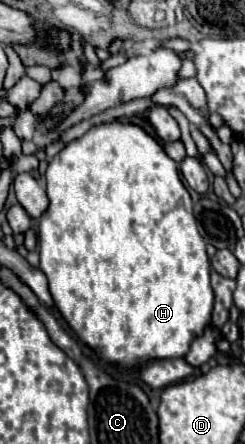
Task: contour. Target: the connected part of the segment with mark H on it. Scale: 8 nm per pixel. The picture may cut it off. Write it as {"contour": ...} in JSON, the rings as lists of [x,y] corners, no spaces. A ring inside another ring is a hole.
{"contour":[[[108,123],[92,127],[88,133],[84,133],[80,139],[68,143],[66,149],[62,149],[48,165],[46,171],[46,193],[50,199],[50,205],[46,213],[40,217],[40,269],[48,277],[48,287],[56,305],[56,311],[62,315],[66,325],[72,329],[72,333],[90,349],[98,353],[100,359],[110,363],[118,369],[134,369],[144,367],[152,359],[176,359],[184,357],[190,351],[192,339],[200,335],[200,331],[210,323],[214,293],[210,287],[210,259],[206,253],[204,239],[198,233],[196,219],[192,213],[192,199],[186,187],[180,181],[178,163],[172,161],[162,145],[148,135],[138,125],[124,125],[124,123]]]}

